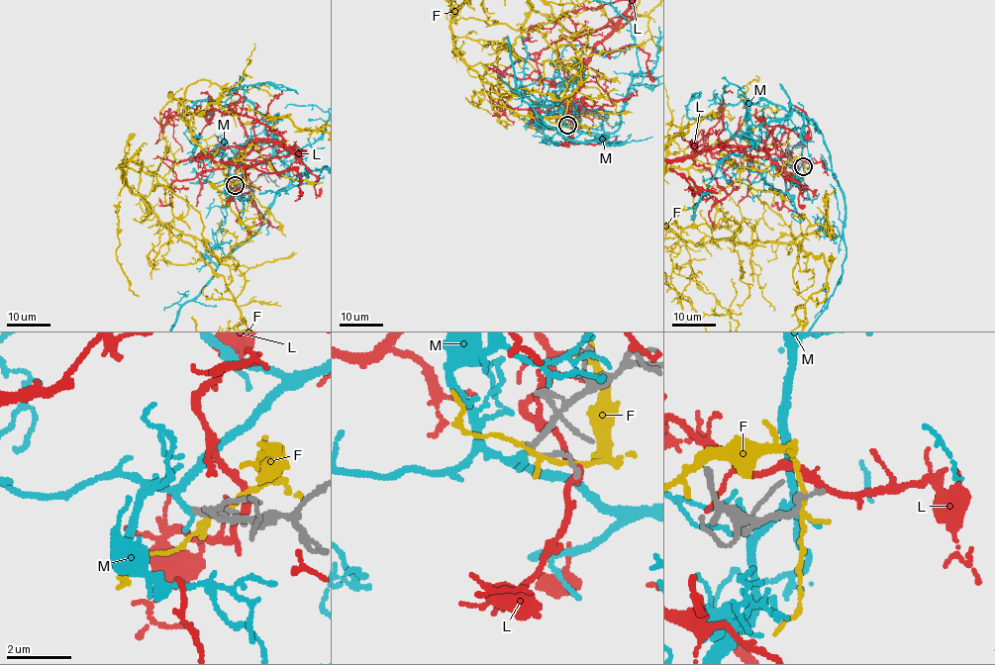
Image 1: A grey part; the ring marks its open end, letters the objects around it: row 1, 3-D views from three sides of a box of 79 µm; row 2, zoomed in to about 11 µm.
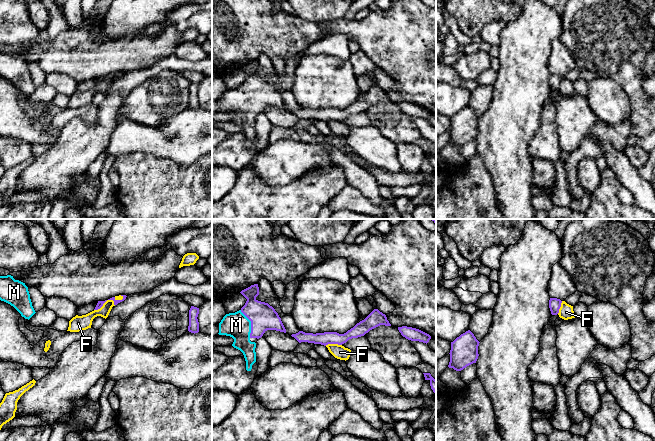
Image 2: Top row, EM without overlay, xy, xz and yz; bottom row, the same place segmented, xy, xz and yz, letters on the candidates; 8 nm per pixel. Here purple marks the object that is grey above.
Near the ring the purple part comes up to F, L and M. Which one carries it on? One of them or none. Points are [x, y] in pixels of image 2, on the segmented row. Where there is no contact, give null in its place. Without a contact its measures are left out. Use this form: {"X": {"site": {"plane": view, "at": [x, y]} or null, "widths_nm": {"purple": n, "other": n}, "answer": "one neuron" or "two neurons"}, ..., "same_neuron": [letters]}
{"F": {"site": {"plane": "xy", "at": [109, 299]}, "widths_nm": {"purple": 40, "other": 100}, "answer": "two neurons"}, "L": {"site": null, "answer": "two neurons"}, "M": {"site": {"plane": "xz", "at": [251, 324]}, "widths_nm": {"purple": 220, "other": 200}, "answer": "one neuron"}, "same_neuron": ["M"]}

